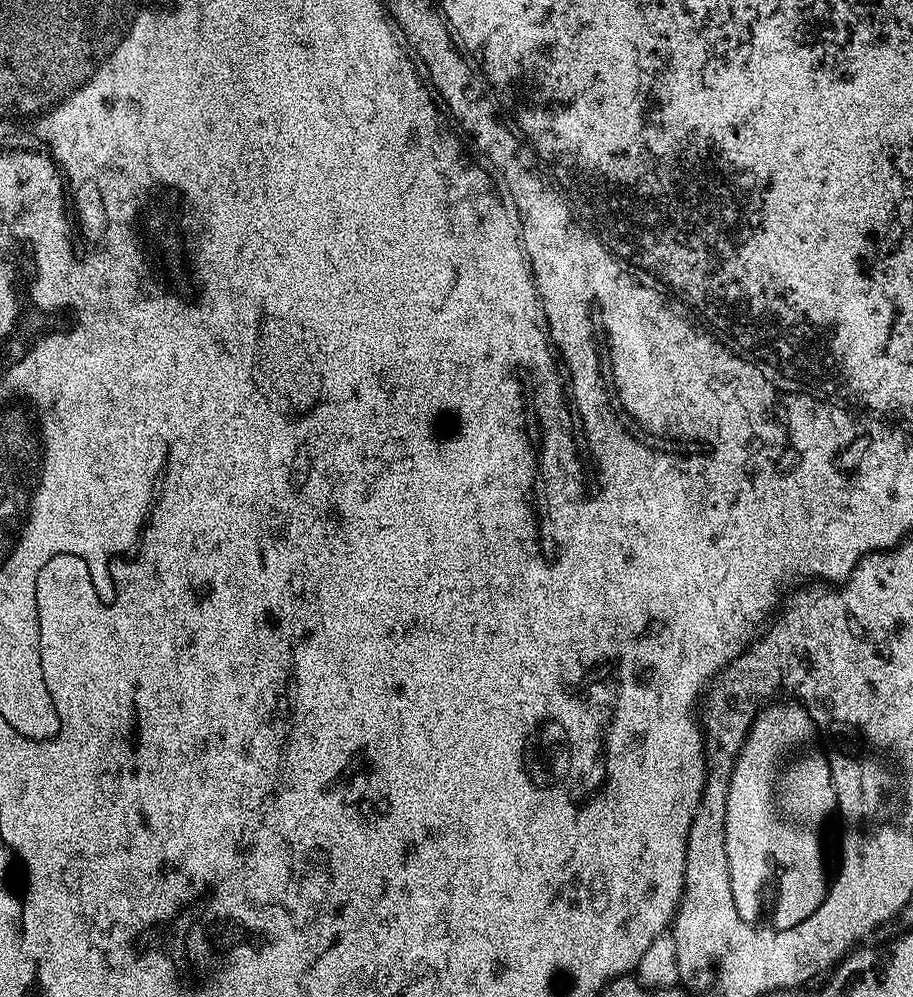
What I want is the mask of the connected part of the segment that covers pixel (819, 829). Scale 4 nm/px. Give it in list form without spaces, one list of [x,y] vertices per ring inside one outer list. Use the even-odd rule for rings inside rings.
[[[791,703],[772,704],[753,720],[732,765],[724,819],[734,910],[738,910],[744,924],[772,932],[785,932],[810,918],[824,901],[830,883],[829,877],[824,877],[824,823],[836,807],[830,766],[807,710],[799,703]]]

